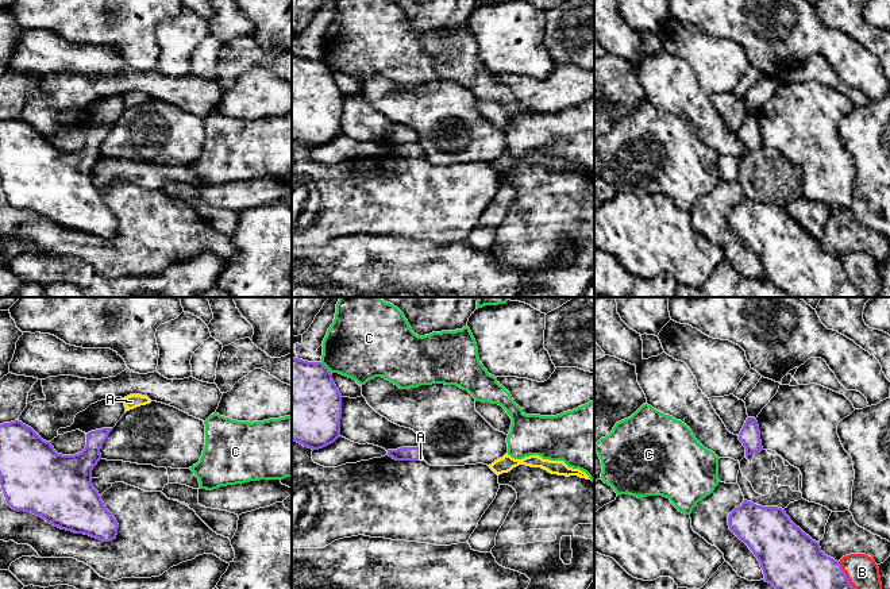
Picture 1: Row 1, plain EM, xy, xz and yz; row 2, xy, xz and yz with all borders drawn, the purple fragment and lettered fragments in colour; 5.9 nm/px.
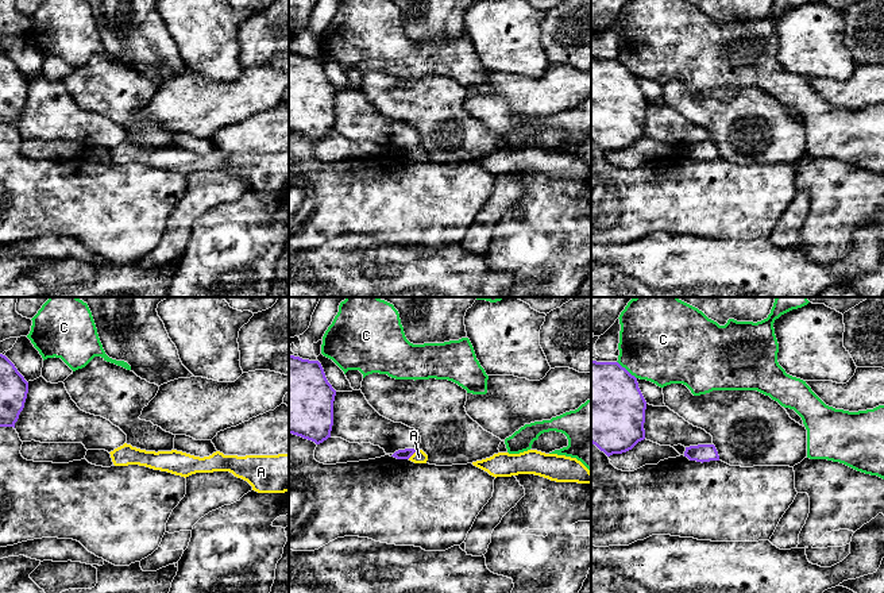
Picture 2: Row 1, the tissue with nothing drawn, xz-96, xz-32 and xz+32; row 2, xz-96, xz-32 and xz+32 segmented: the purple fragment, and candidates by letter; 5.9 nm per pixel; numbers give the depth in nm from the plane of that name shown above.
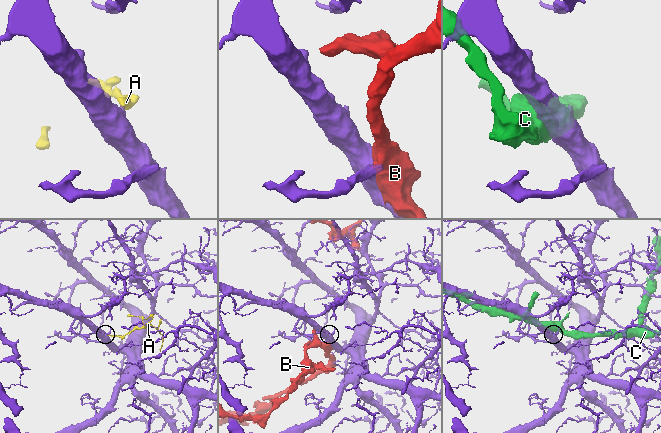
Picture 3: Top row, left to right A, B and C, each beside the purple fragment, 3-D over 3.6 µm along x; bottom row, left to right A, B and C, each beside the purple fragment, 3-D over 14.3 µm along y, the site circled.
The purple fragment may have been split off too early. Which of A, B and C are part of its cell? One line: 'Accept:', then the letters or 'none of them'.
Accept: A

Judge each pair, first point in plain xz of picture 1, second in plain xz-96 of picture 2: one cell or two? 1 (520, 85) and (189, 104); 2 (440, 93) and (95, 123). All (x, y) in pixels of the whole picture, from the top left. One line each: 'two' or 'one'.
1: one
2: two

